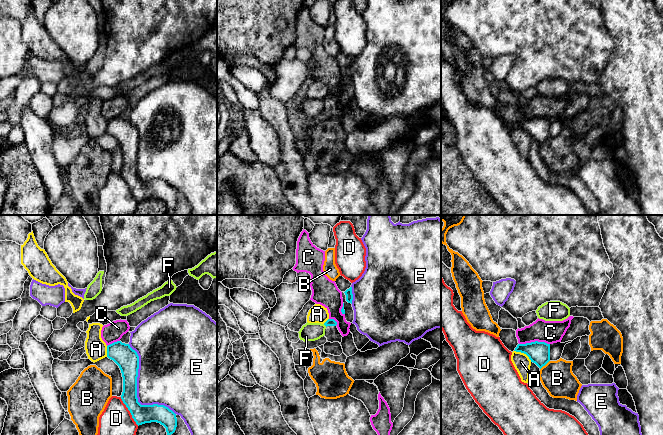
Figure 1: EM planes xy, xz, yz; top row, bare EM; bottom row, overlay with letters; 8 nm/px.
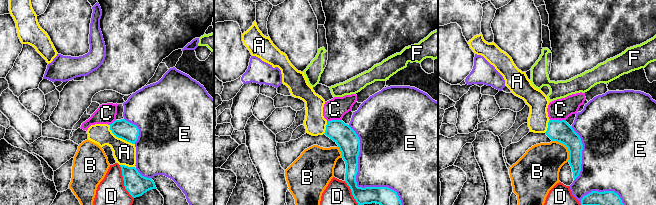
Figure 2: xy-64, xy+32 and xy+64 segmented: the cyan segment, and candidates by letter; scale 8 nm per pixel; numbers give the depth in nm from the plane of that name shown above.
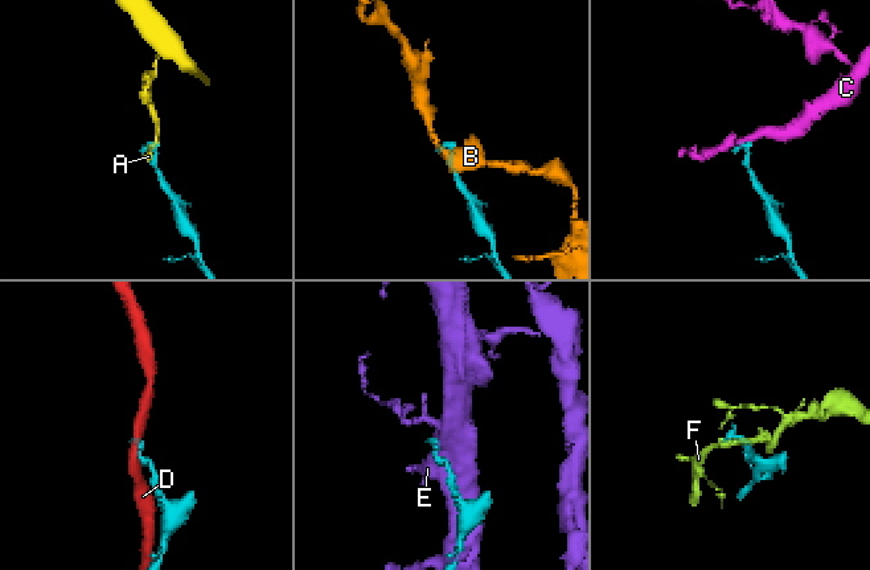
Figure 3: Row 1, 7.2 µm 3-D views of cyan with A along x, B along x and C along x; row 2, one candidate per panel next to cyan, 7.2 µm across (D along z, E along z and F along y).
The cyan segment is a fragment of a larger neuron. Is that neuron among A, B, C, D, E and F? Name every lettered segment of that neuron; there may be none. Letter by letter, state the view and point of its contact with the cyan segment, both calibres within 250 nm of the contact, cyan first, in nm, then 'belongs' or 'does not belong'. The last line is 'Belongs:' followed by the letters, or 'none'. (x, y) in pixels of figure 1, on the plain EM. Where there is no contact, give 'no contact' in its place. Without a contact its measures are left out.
A: contact yz (523, 128); calibres 180 and 140 nm; does not belong
B: contact yz (544, 141); calibres 180 and 260 nm; does not belong
C: contact yz (535, 117); calibres 180 and 180 nm; does not belong
D: contact xy (129, 186); calibres 150 and 300 nm; does not belong
E: contact xy (136, 167); calibres 180 and 440 nm; does not belong
F: contact xz (325, 101); calibres 60 and 140 nm; does not belong
Belongs: none

